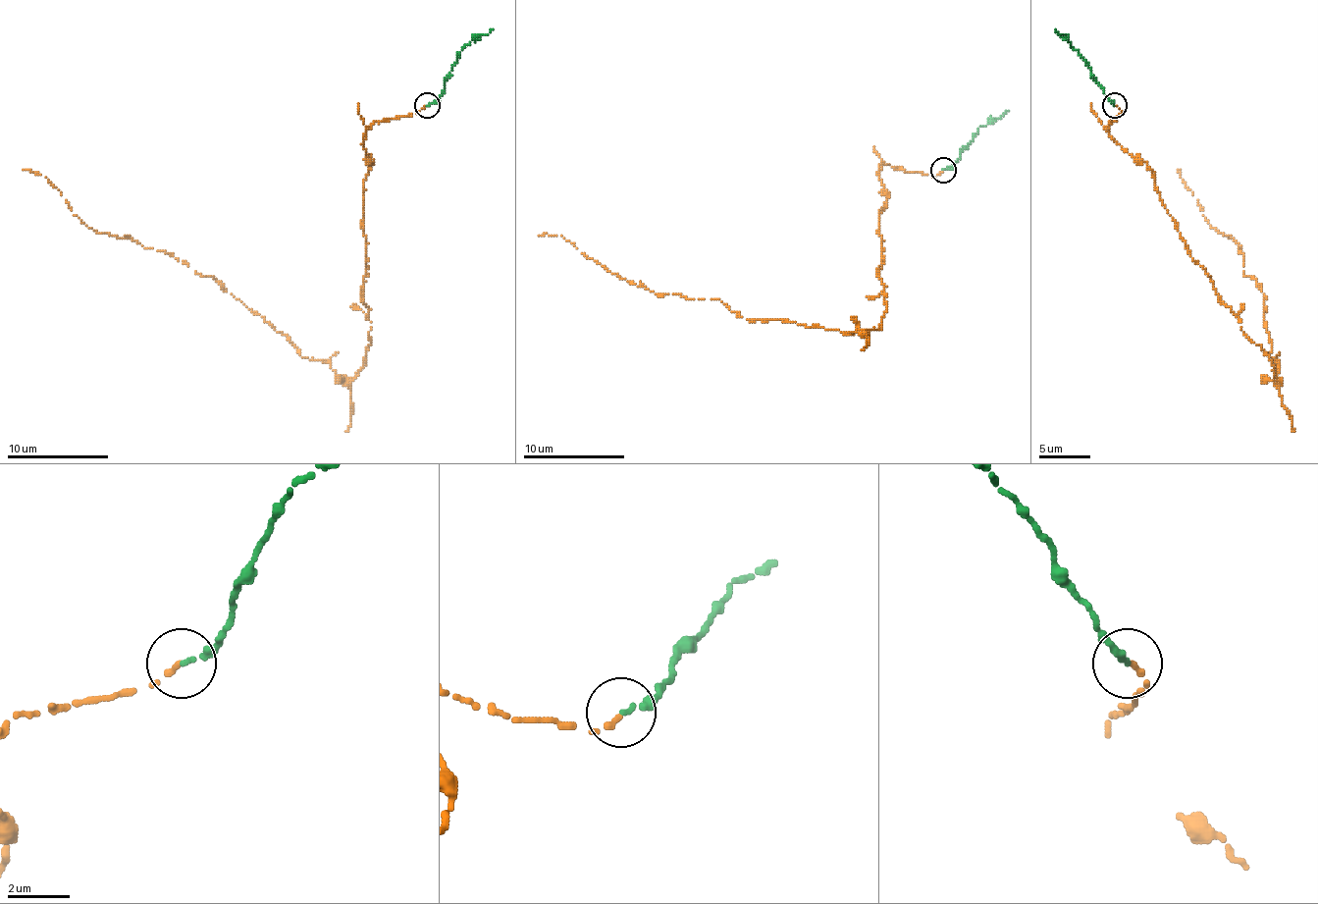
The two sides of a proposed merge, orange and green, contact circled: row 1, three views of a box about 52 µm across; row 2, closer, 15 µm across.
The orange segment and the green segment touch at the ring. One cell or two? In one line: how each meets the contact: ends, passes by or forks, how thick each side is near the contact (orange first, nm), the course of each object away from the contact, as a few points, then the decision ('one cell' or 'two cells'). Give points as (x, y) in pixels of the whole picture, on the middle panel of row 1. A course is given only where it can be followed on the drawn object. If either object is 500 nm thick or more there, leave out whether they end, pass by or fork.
orange ends; green ends; calibres 200 and 130 nm; course orange (942, 172), (881, 164), (886, 309), (869, 332), (747, 319), (718, 298), (653, 292), (561, 236), (539, 236); course green (942, 169), (955, 162), (980, 126), (993, 124), (1008, 111); one cell

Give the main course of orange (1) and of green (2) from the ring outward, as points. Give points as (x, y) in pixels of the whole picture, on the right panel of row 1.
1: (1116, 106), (1122, 113), (1109, 132), (1154, 175), (1187, 253), (1277, 378), (1264, 293), (1180, 169)
2: (1114, 106), (1080, 55), (1055, 29)

